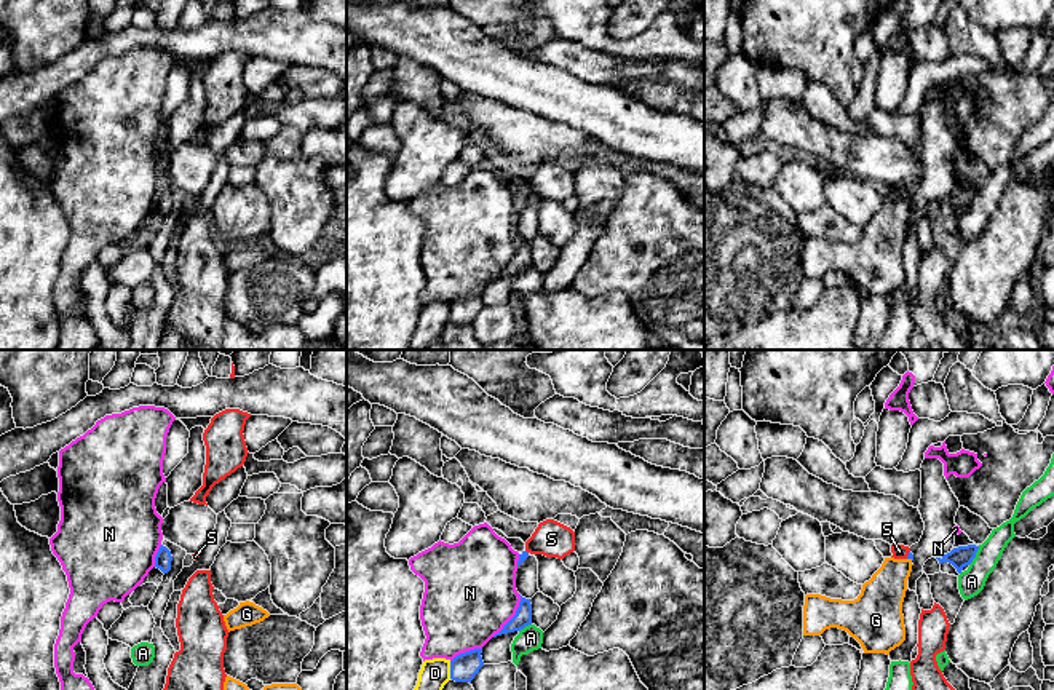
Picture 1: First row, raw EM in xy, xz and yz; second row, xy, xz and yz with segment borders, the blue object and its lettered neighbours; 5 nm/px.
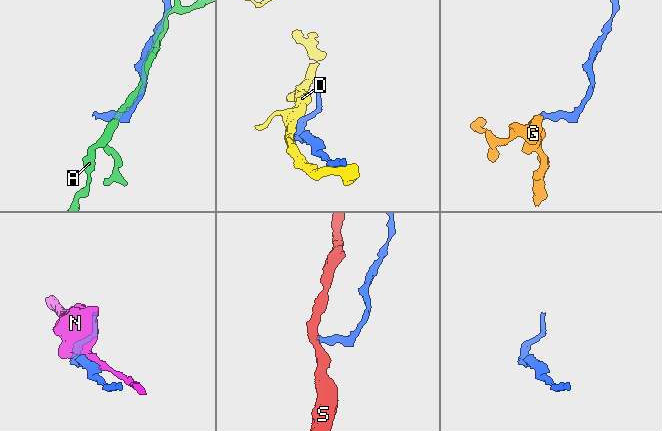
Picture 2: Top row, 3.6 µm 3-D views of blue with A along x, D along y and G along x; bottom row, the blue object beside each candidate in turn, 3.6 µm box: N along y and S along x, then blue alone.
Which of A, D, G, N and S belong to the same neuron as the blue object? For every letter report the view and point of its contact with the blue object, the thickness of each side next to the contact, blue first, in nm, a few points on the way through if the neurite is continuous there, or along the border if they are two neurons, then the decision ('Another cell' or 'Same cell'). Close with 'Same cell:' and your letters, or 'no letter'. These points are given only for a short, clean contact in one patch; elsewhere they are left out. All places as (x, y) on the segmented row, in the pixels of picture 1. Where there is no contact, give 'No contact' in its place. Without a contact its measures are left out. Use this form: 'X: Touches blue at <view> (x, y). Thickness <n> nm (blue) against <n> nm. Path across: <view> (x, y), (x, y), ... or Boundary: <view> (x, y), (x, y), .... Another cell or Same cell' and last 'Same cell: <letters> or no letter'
A: Touches blue at yz (974, 556). Thickness 110 nm (blue) against 140 nm. Another cell
D: Touches blue at xz (451, 670). Thickness 140 nm (blue) against 150 nm. Another cell
G: Touches blue at yz (911, 558). Thickness 30 nm (blue) against 220 nm. Path across: yz (911, 556), (911, 558), (891, 577), (882, 596). Same cell
N: Touches blue at xz (513, 617). Thickness 90 nm (blue) against 460 nm. Another cell
S: Touches blue at yz (909, 555). Thickness 30 nm (blue) against 80 nm. Boundary: yz (909, 550), (906, 558). Another cell
Same cell: G

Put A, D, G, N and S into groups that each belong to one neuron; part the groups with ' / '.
A / D / G / N / S

